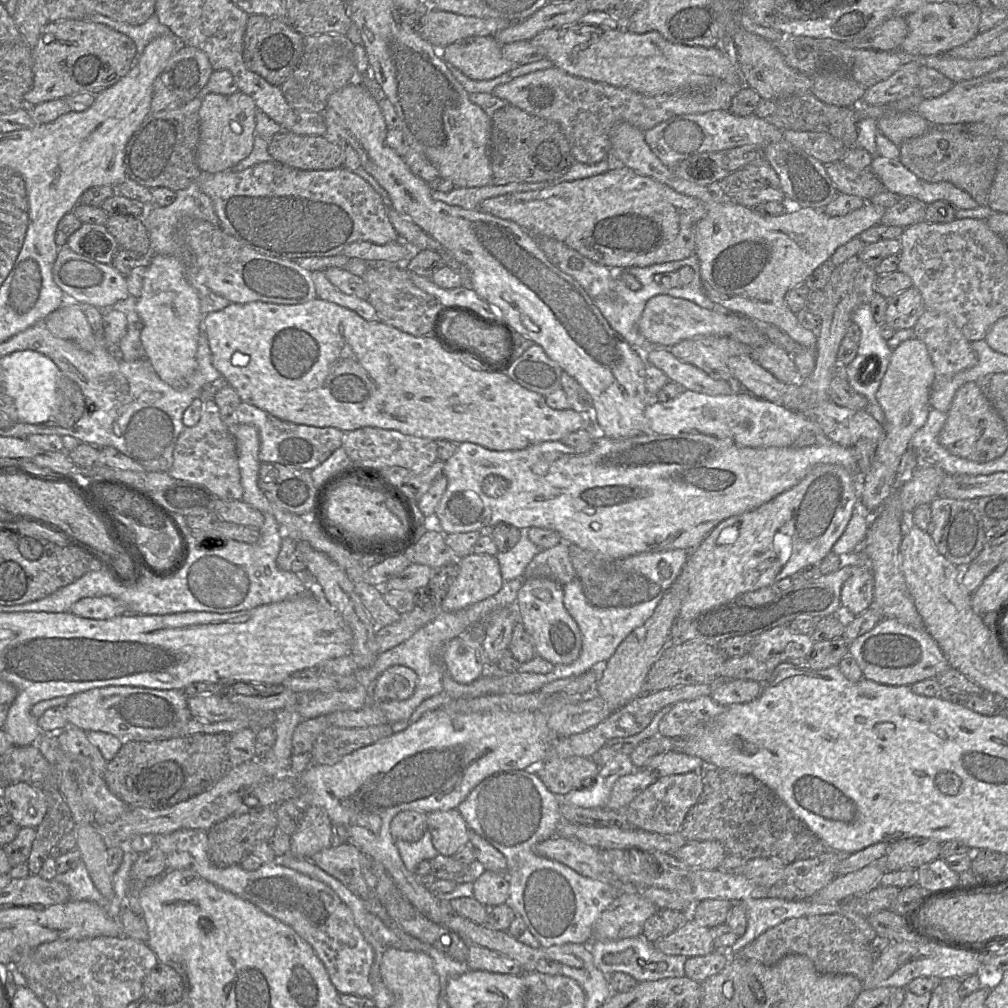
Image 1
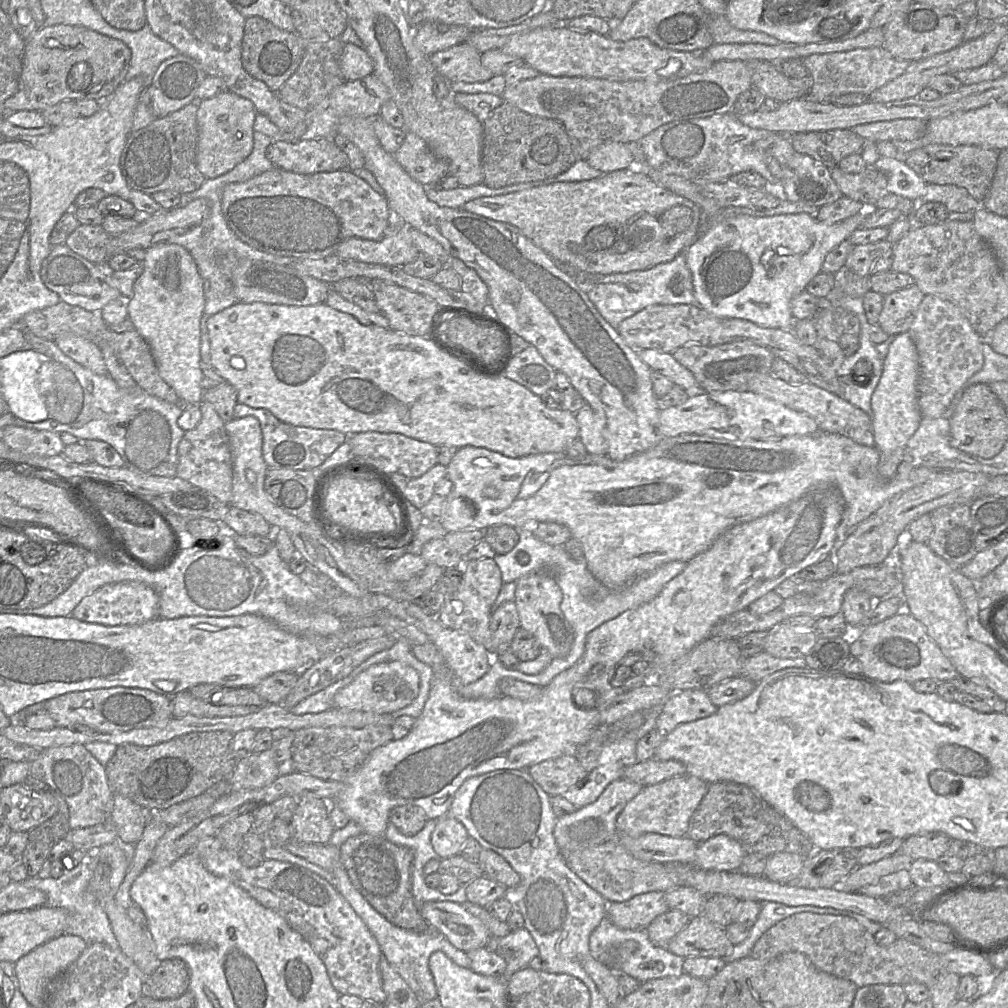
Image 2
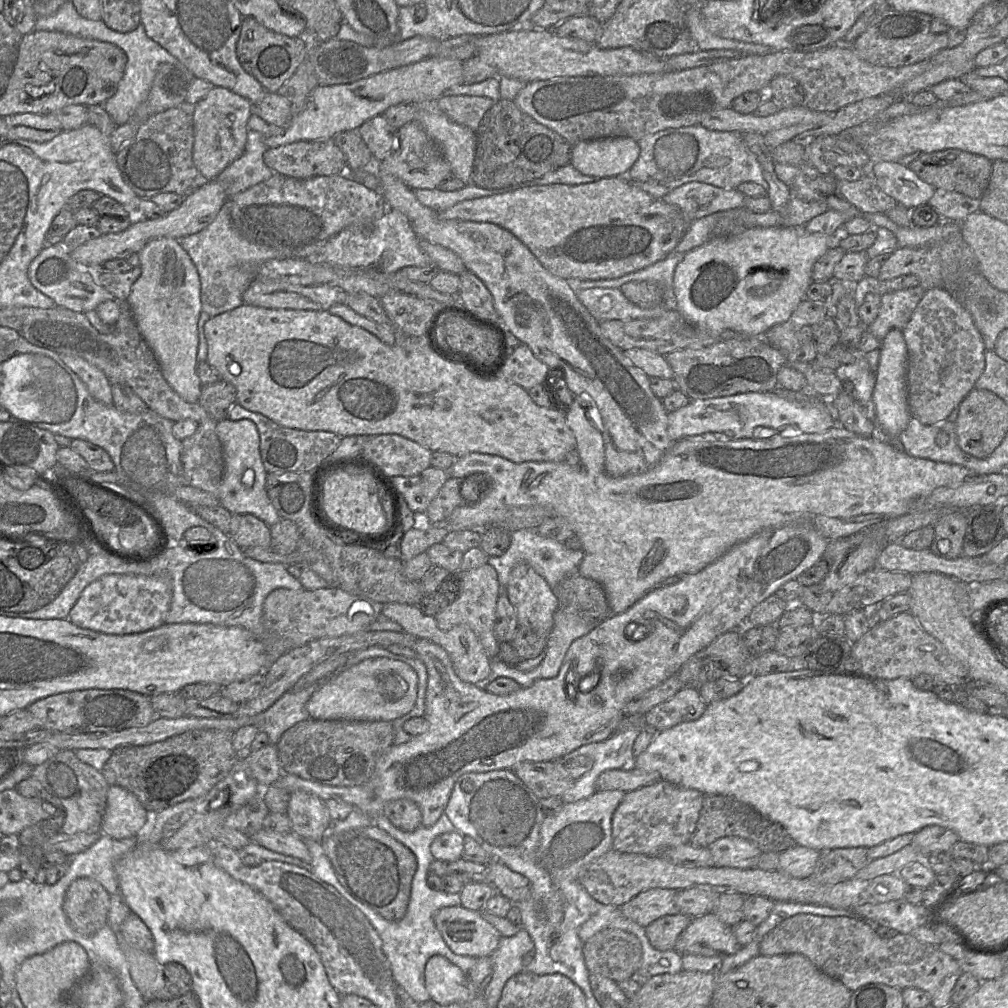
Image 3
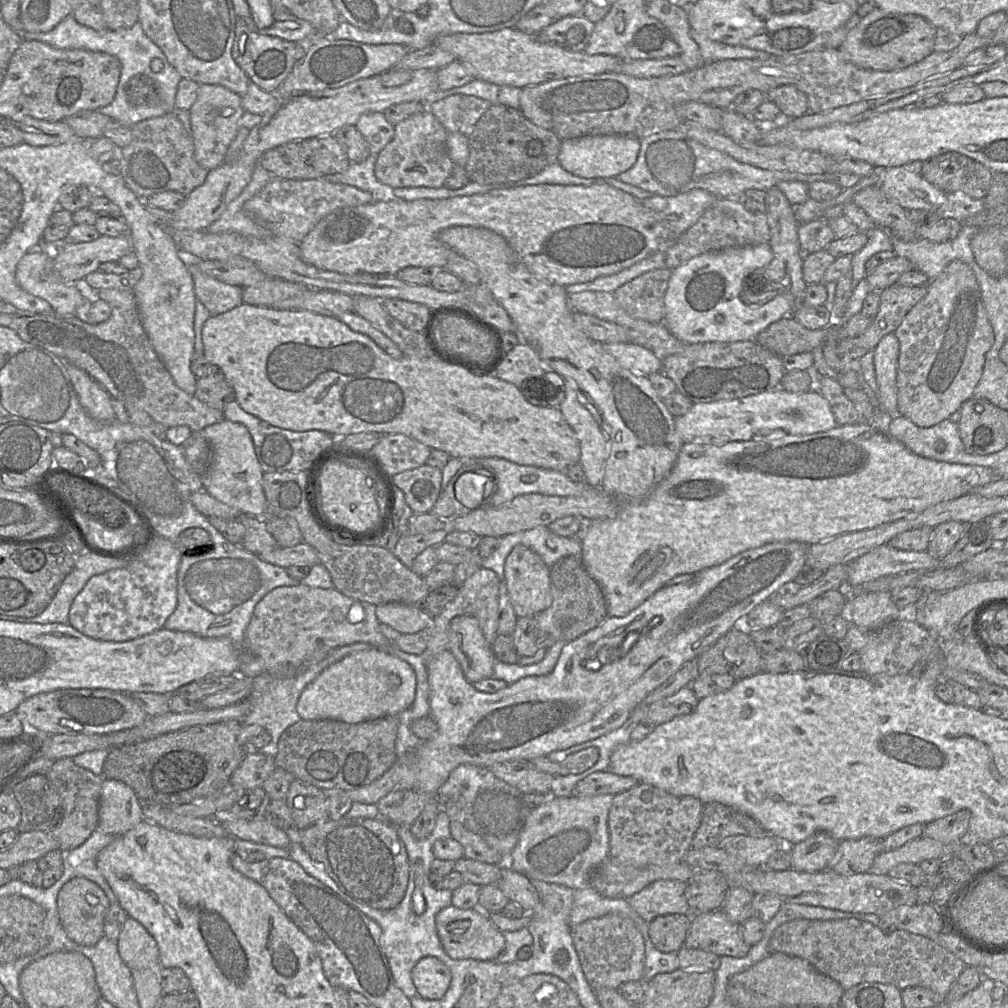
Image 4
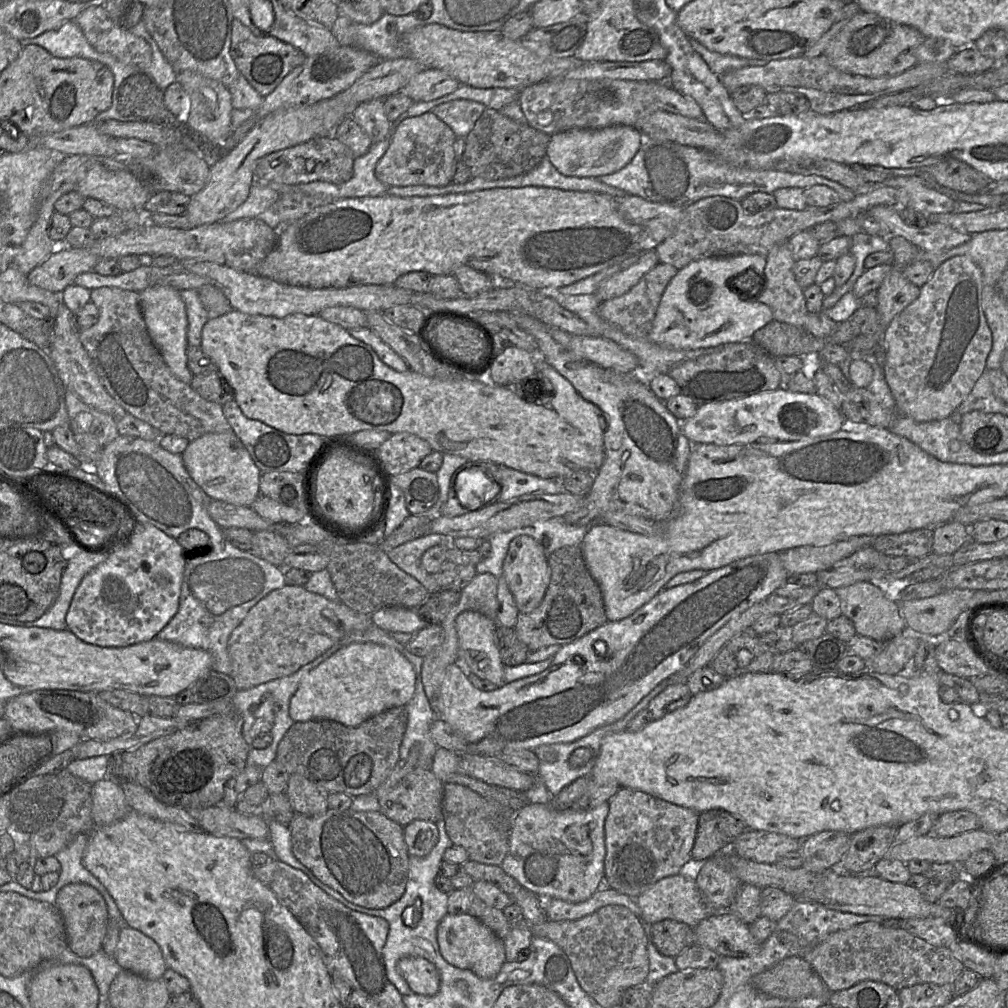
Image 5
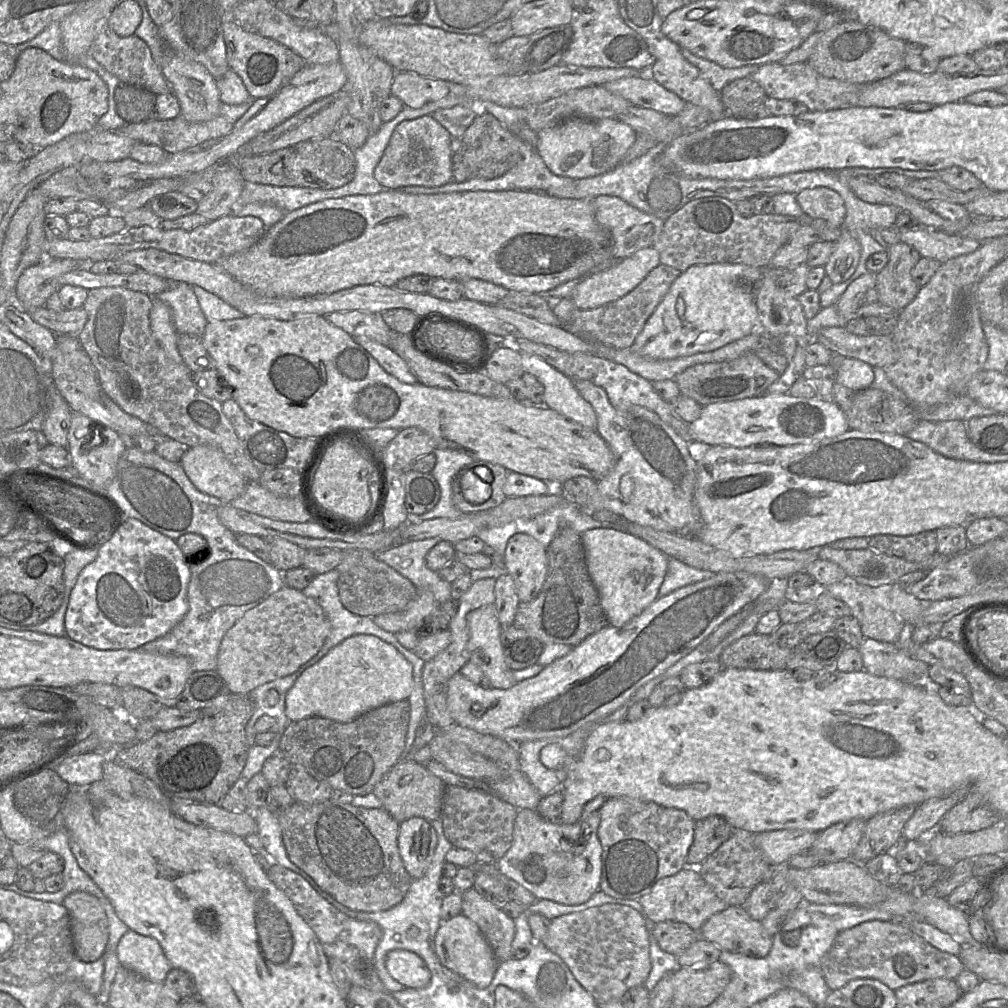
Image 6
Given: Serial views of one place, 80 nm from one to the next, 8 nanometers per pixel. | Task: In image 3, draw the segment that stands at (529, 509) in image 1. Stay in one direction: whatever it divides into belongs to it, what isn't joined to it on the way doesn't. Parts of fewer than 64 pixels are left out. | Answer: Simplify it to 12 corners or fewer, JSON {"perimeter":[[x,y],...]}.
{"perimeter":[[878,431],[673,441],[644,473],[478,452],[450,530],[547,506],[620,614],[768,529],[971,477]]}

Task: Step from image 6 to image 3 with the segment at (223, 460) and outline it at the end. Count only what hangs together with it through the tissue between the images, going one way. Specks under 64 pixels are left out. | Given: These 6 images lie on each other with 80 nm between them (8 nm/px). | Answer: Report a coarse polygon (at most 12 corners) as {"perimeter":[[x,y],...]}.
{"perimeter":[[249,419],[215,431],[220,505],[268,526],[282,518],[266,491],[260,438]]}

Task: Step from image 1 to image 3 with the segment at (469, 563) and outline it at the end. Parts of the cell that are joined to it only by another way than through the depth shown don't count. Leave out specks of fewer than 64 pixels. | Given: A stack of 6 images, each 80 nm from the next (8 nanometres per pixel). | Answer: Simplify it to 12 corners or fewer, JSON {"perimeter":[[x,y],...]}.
{"perimeter":[[488,563],[460,573],[458,596],[435,616],[439,629],[469,626],[496,658],[501,585]]}

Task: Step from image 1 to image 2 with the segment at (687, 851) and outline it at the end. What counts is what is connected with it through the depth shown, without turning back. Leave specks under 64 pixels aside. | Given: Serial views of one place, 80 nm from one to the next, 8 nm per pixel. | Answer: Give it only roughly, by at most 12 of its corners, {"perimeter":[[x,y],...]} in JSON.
{"perimeter":[[719,834],[697,845],[694,865],[736,871],[746,854]]}

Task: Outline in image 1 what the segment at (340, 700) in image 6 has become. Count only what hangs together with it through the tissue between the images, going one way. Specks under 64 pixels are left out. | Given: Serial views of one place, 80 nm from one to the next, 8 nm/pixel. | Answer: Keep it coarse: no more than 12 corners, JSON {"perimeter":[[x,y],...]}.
{"perimeter":[[394,665],[373,682],[370,701],[401,701],[417,674]]}

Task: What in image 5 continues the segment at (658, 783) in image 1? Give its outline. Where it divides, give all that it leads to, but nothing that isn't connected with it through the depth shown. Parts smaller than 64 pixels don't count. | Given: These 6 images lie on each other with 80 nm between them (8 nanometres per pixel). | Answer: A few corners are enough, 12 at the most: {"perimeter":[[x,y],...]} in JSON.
{"perimeter":[[629,788],[608,803],[604,884],[637,898],[693,869],[697,812]]}

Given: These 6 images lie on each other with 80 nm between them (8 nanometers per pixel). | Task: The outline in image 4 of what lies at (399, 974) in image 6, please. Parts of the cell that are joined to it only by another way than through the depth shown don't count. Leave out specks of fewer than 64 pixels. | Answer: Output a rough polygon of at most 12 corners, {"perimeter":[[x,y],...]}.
{"perimeter":[[435,957],[413,968],[418,996],[439,1000],[451,983],[451,972]]}

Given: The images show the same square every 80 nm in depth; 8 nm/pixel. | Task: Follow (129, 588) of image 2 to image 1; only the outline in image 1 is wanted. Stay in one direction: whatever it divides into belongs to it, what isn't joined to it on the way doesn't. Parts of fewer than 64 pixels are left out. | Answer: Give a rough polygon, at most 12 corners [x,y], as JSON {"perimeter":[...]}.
{"perimeter":[[109,596],[87,597],[70,612],[106,620],[127,614],[127,606]]}

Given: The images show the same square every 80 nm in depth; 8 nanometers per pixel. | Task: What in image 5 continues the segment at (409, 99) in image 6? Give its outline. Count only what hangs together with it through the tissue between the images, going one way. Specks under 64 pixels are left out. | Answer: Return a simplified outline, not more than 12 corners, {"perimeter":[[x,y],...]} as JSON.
{"perimeter":[[437,69],[413,76],[398,92],[414,102],[446,96],[460,83]]}

